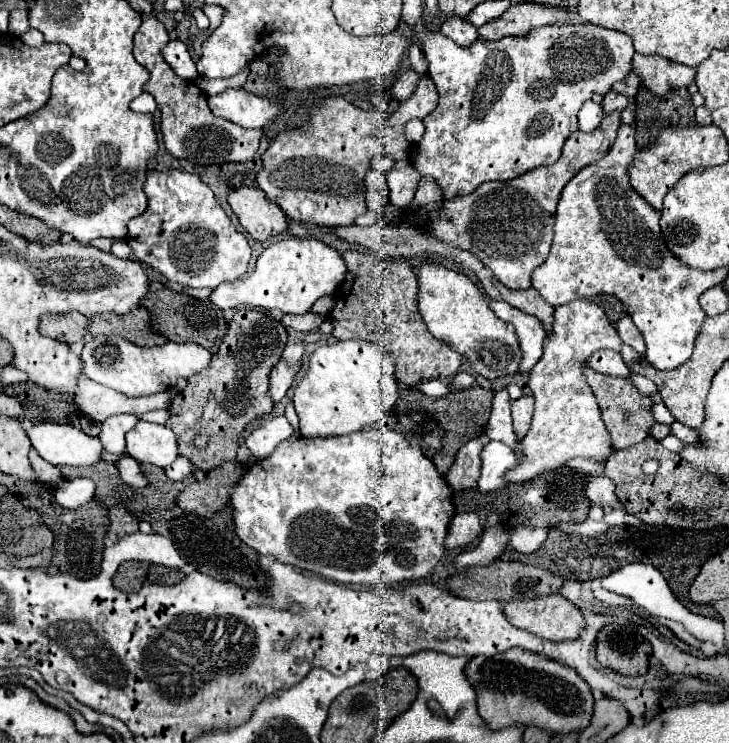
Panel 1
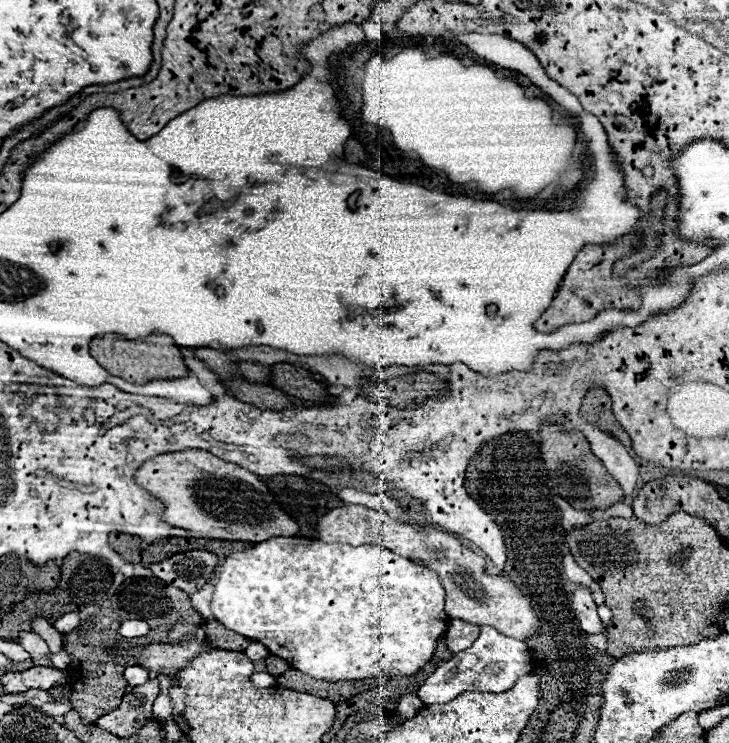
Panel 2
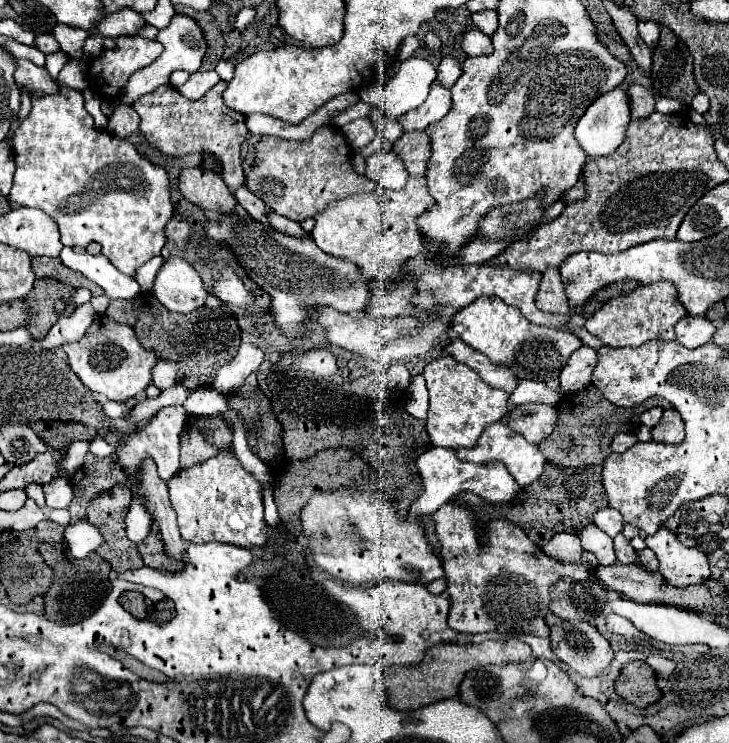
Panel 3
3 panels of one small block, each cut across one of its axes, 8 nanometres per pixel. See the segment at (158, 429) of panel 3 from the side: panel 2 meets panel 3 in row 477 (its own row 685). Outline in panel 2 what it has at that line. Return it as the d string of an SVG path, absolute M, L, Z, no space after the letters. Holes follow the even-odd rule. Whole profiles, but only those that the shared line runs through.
M126 666L124 680L128 682L128 686L140 686L140 684L148 682L148 672L142 666ZM160 674L158 676L161 691L153 704L152 713L156 722L166 722L172 718L172 702L170 702L170 696L168 696L168 690L170 690L170 680L168 676Z

